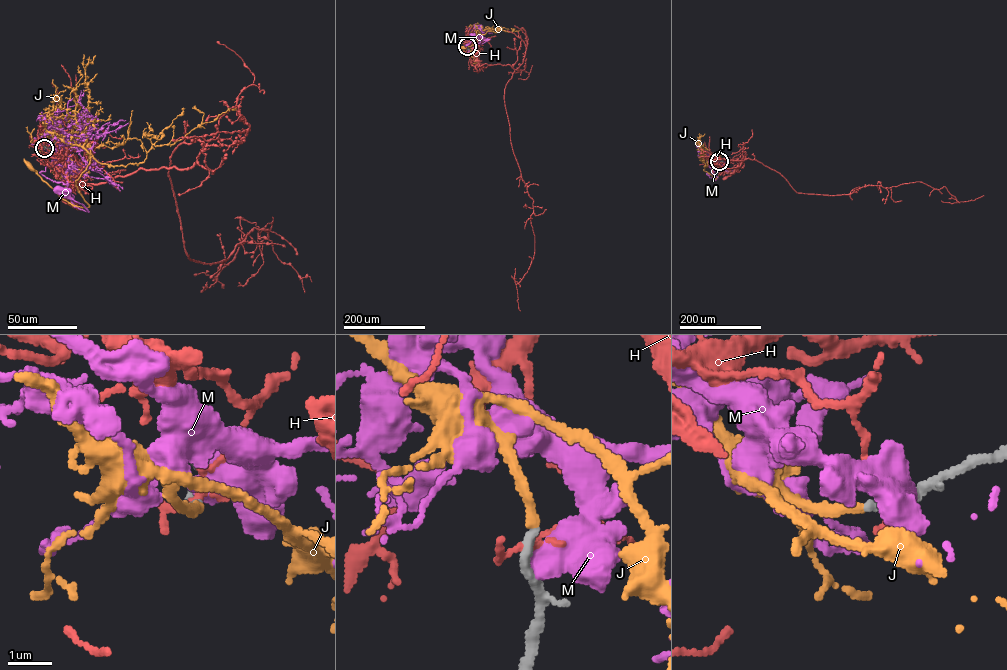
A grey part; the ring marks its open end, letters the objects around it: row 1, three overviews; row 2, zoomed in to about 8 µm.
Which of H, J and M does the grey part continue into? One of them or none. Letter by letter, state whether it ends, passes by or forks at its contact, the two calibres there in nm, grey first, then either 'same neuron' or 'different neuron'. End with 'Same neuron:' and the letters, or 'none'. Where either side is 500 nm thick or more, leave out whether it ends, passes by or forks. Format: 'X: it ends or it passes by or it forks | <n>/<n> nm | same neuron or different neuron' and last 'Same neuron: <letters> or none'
H: it ends | 280/200 nm | different neuron
J: it ends | 220/240 nm | same neuron
M: 320/600 nm | different neuron
Same neuron: J

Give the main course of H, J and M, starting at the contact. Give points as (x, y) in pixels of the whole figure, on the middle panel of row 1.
H: (467, 47), (468, 44), (472, 47), (476, 57), (481, 61), (473, 60), (476, 52)
J: (467, 46), (466, 40), (471, 34), (480, 34), (478, 30), (480, 42), (462, 47)
M: (467, 47), (474, 39), (475, 45), (480, 42), (477, 36), (471, 35)

